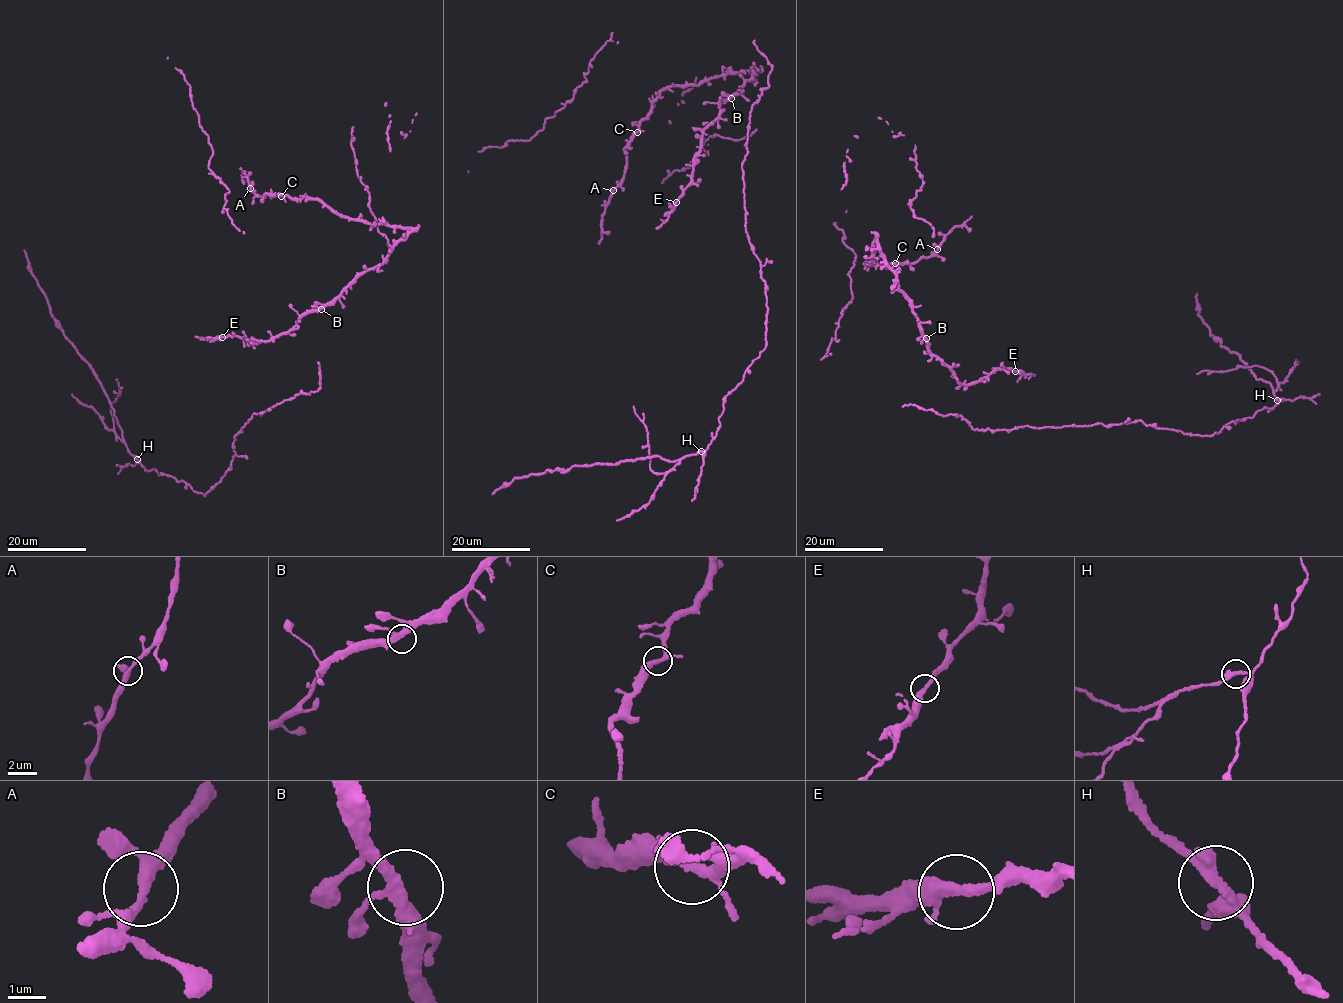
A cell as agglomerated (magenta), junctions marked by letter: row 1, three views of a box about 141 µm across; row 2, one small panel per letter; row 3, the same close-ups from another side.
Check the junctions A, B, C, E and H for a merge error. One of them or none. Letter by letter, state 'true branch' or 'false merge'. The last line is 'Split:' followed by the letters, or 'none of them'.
A: true branch
B: true branch
C: true branch
E: true branch
H: false merge
Split: H

